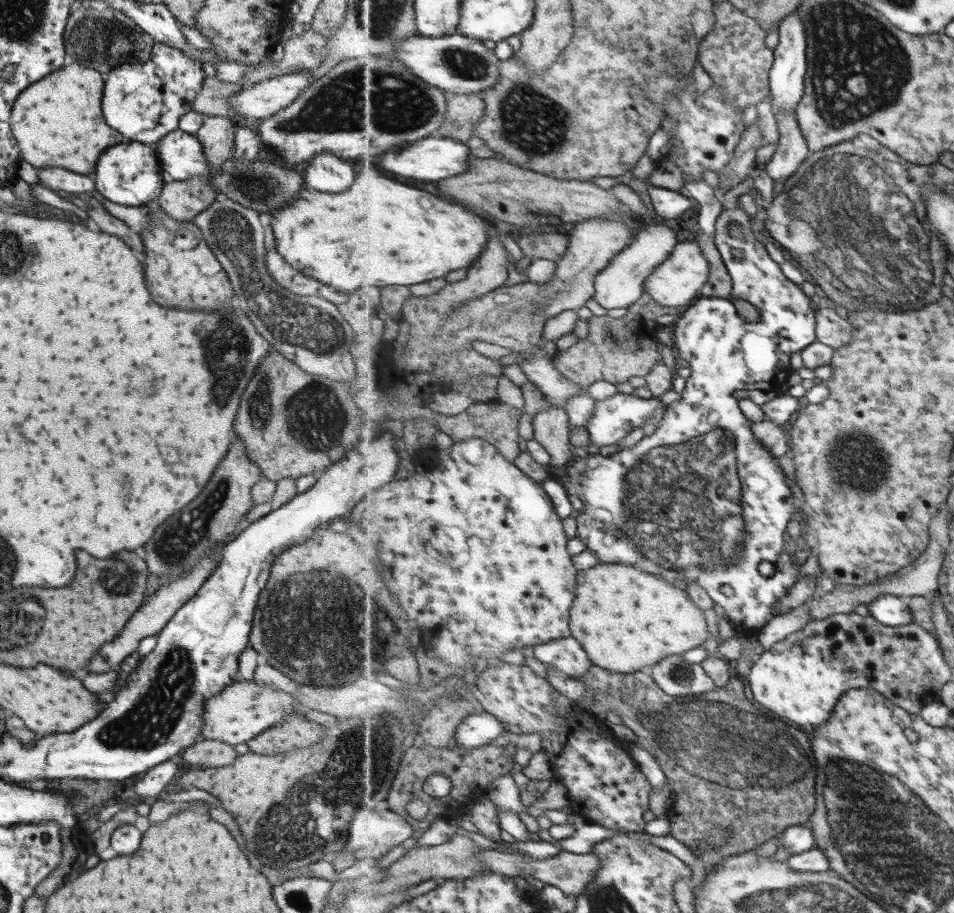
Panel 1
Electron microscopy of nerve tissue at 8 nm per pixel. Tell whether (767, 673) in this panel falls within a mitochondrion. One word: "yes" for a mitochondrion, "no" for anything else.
no

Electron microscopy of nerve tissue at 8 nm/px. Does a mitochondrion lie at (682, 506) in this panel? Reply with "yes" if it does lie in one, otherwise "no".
yes

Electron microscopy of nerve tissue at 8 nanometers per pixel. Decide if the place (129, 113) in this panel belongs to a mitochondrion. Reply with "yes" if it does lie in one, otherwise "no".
no

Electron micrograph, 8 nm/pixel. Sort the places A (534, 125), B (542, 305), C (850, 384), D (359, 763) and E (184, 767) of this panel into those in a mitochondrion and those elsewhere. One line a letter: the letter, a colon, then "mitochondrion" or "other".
A: mitochondrion
B: mitochondrion
C: other
D: mitochondrion
E: other

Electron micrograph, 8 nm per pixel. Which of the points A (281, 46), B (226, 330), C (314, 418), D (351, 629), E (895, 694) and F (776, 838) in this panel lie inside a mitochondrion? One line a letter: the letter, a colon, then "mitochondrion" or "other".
A: other
B: mitochondrion
C: mitochondrion
D: mitochondrion
E: other
F: other

